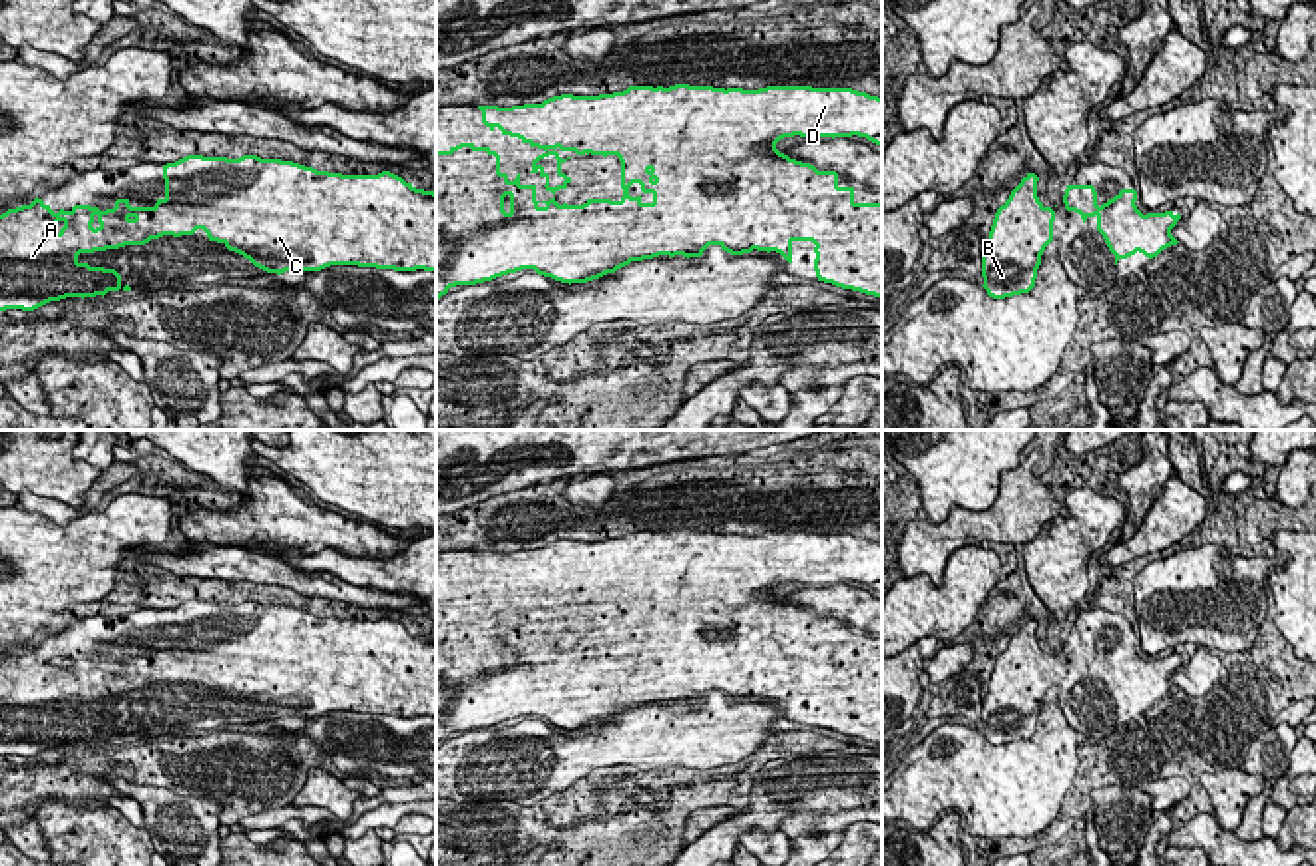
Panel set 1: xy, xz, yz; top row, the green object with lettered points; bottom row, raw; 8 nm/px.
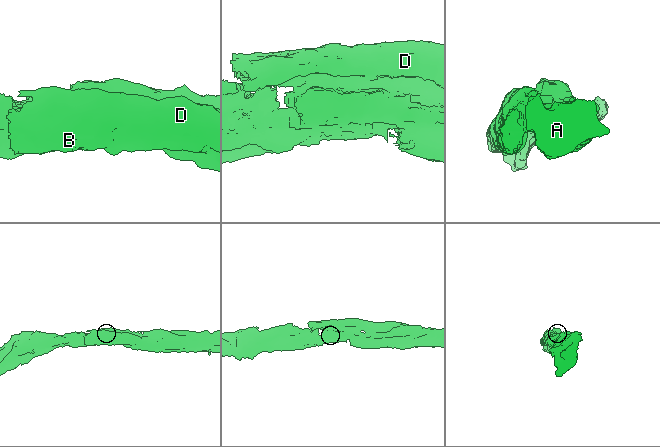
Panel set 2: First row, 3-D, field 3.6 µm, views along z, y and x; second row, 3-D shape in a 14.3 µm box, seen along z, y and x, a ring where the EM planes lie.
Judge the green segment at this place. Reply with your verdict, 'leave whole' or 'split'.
leave whole

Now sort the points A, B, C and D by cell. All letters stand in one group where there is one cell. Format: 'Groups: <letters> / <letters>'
Groups: A B C D

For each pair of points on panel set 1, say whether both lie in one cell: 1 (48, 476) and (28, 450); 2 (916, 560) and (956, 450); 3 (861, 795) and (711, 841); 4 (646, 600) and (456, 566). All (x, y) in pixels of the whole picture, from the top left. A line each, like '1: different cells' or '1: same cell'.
1: same cell
2: different cells
3: same cell
4: same cell

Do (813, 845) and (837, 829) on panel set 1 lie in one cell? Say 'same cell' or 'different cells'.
same cell

